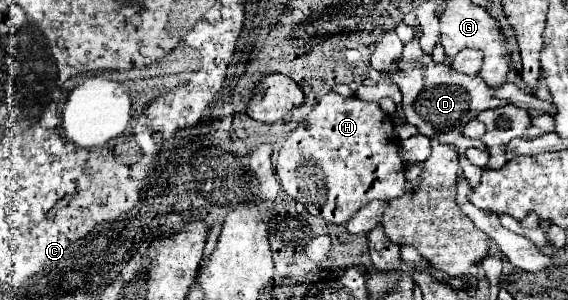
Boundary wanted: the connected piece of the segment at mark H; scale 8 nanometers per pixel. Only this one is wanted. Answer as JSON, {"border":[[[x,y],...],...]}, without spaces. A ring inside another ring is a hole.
{"border":[[[334,91],[324,95],[320,103],[300,121],[298,129],[284,141],[278,153],[276,167],[282,189],[296,201],[300,201],[308,213],[326,219],[328,223],[346,225],[348,219],[374,199],[398,199],[406,187],[406,165],[398,153],[398,139],[394,135],[394,123],[382,113],[378,103],[360,101],[356,97],[342,97]]]}

